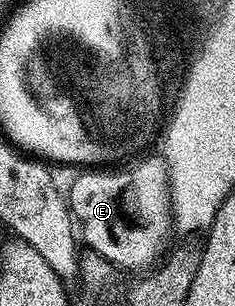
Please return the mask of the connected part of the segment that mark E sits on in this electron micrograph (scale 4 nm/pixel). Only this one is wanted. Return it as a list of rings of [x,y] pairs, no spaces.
[[[161,157],[146,158],[143,162],[135,164],[131,170],[129,168],[118,168],[113,172],[82,172],[78,179],[70,186],[70,194],[68,190],[68,209],[72,215],[73,221],[76,223],[77,233],[80,235],[81,241],[85,243],[91,250],[95,250],[102,258],[106,258],[111,265],[123,270],[142,270],[145,266],[153,267],[155,263],[163,257],[162,249],[166,246],[166,240],[172,235],[172,215],[170,212],[170,179],[166,177],[166,164]]]

